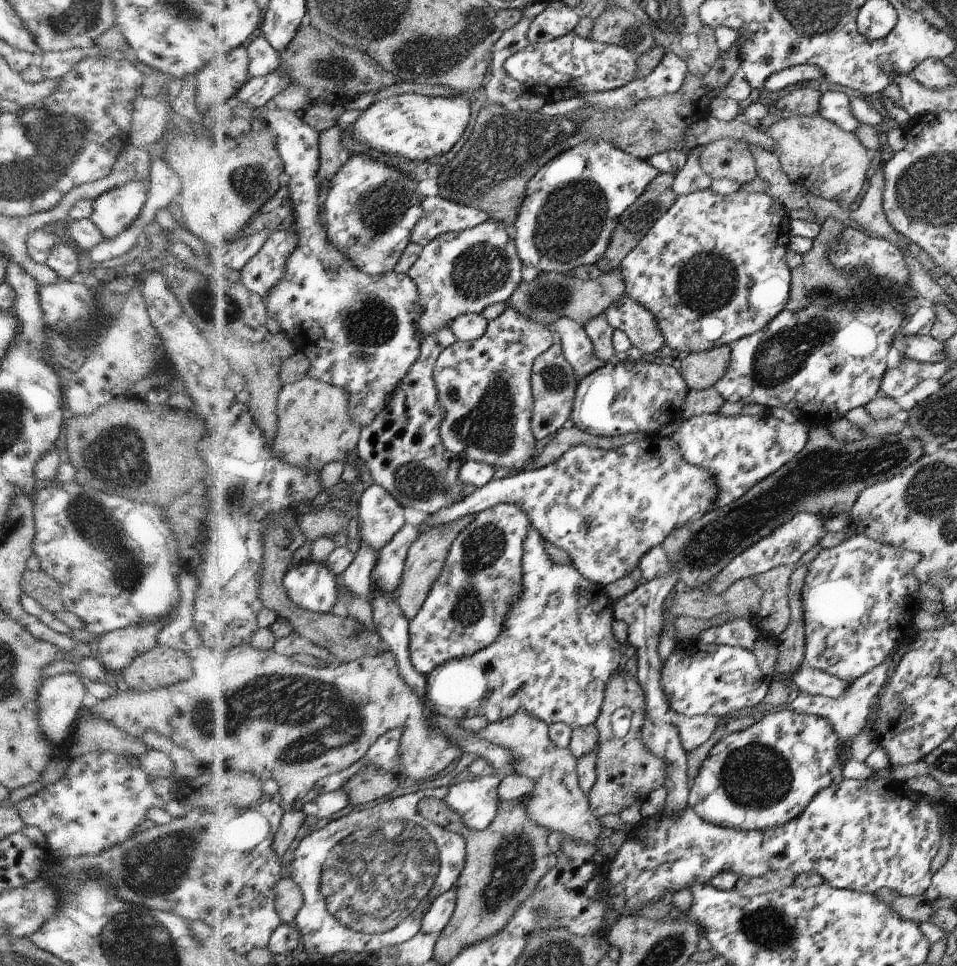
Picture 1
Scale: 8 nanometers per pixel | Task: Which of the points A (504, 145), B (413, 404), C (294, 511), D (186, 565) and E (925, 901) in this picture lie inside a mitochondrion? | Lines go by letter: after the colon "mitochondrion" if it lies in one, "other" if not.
A: mitochondrion
B: other
C: other
D: other
E: other

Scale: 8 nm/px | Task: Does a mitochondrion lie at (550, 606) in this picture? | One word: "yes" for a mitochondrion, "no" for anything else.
no

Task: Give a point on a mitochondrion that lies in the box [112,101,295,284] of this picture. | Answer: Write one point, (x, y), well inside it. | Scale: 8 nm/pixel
(250, 182)

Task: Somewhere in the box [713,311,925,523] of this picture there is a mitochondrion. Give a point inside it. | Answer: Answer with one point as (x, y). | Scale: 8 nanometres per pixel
(779, 356)

